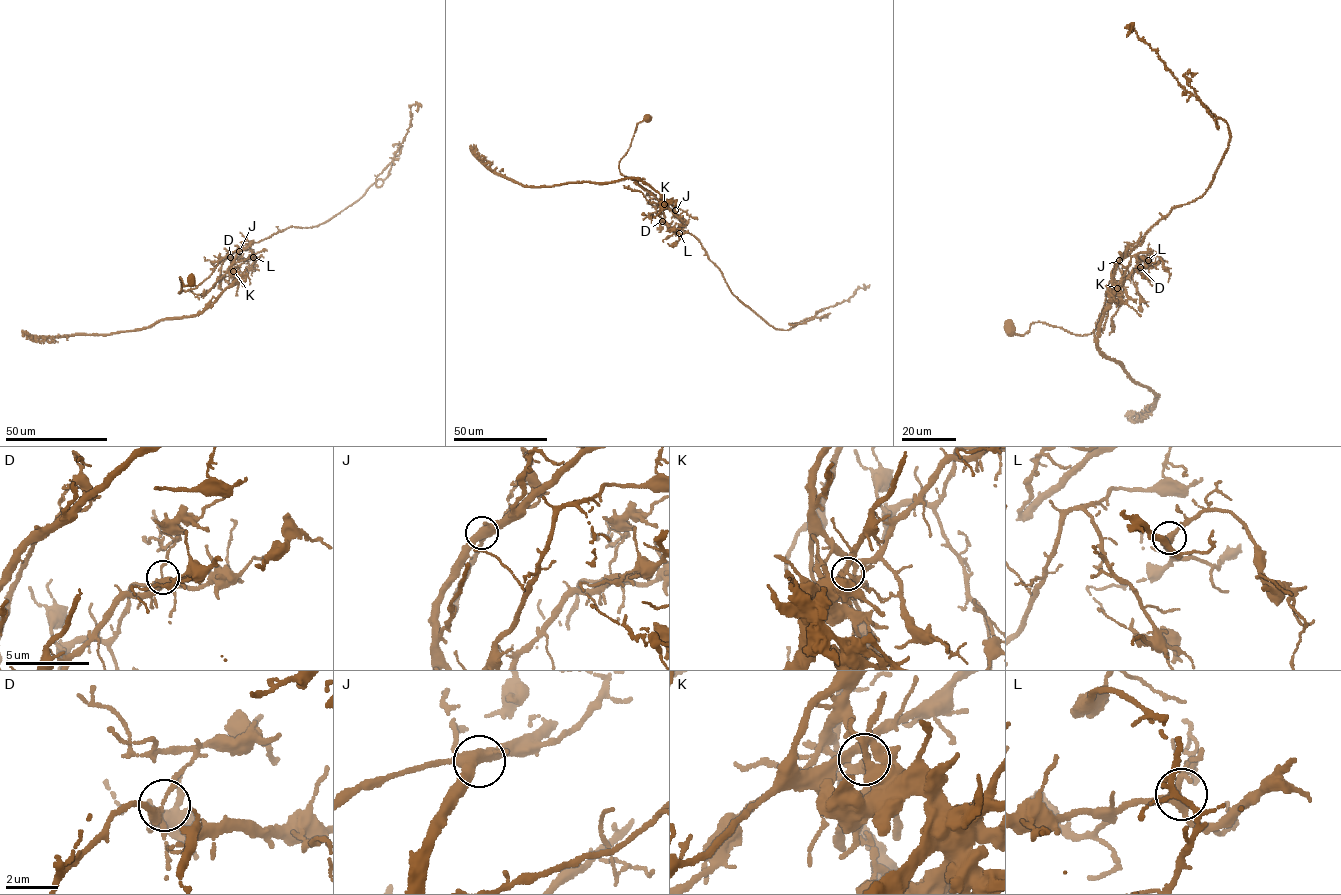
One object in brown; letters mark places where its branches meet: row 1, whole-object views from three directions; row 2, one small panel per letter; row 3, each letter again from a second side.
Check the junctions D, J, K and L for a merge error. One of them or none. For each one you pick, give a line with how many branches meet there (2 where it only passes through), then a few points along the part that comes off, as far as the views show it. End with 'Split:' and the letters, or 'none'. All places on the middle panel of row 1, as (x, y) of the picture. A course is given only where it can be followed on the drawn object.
K: branches 5; course (664, 204), (668, 200), (636, 179), (524, 187), (495, 174), (471, 146)
Split: K

